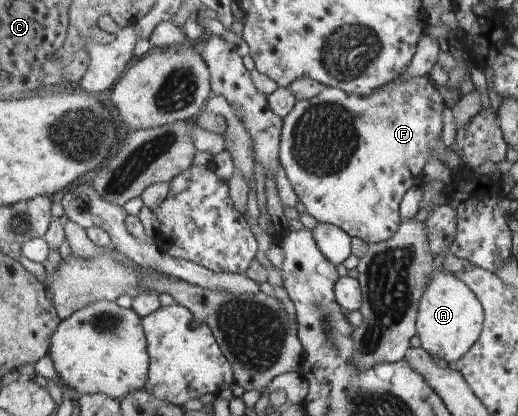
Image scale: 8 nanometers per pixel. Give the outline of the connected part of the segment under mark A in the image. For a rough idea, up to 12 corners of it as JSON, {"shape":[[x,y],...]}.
{"shape":[[440,267],[417,316],[421,346],[454,367],[486,314],[474,290]]}

